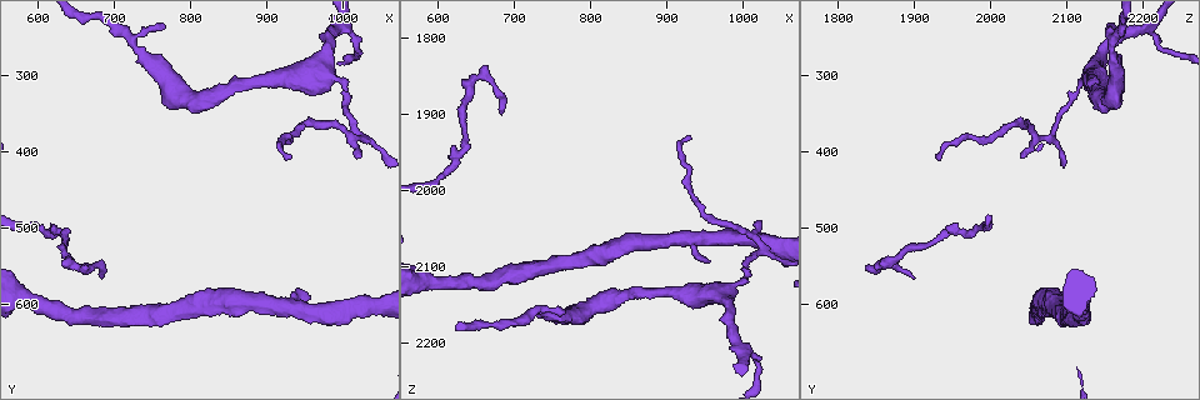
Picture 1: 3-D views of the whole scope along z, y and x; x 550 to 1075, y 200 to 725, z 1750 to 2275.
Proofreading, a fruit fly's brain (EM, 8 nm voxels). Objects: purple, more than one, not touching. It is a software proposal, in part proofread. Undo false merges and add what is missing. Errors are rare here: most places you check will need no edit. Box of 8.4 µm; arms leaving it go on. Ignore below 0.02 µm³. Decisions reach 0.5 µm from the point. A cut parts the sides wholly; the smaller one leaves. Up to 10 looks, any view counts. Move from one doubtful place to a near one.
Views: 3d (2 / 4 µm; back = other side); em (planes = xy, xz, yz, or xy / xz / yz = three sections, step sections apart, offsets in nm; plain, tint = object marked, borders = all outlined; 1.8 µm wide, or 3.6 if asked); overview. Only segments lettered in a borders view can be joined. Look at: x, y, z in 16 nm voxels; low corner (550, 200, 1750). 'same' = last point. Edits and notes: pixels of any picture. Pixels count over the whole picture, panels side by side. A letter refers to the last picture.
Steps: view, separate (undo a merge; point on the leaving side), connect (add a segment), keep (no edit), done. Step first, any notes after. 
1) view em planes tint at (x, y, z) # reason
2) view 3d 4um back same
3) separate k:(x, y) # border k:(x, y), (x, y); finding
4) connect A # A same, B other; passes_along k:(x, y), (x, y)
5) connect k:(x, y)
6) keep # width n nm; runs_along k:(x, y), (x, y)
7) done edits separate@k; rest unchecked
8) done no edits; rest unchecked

view em planes borders at (1025, 380, 2075) # sharp bend

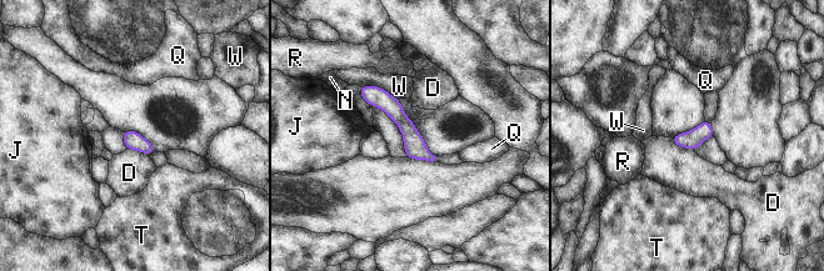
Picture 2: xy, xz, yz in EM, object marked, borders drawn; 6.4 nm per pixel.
keep # D other, J other, N other, Q other, R other, T other, W other; runs_along 2:(363, 89), (380, 98), (432, 157); one cell here

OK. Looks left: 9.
view em xy step 8 tint at (995, 240, 2210) # three-way junction

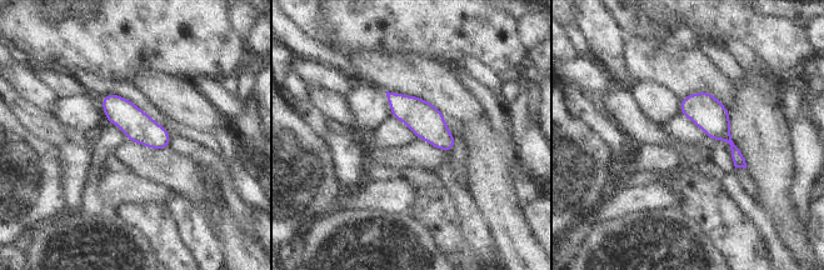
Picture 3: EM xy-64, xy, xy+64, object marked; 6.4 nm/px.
view em planes borders same

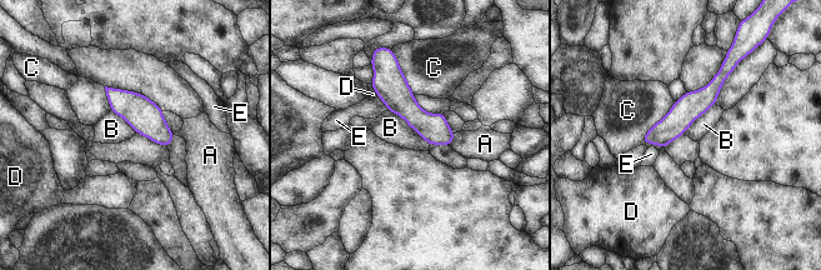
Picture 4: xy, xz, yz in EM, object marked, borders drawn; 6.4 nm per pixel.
keep # A other, B other, C other, D other, E other; border 4:(715, 104), (700, 115), (684, 134); all the same cell

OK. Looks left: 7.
view 3d 4um at (960, 590, 2095) # an open end

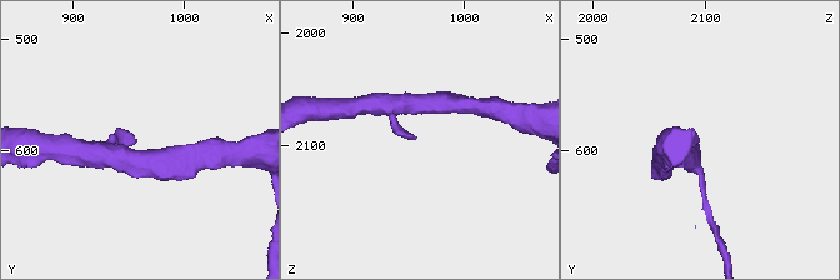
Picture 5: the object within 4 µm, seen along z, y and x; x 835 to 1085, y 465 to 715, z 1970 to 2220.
view em planes borders at (956, 590, 2094) # shape alone is not enough

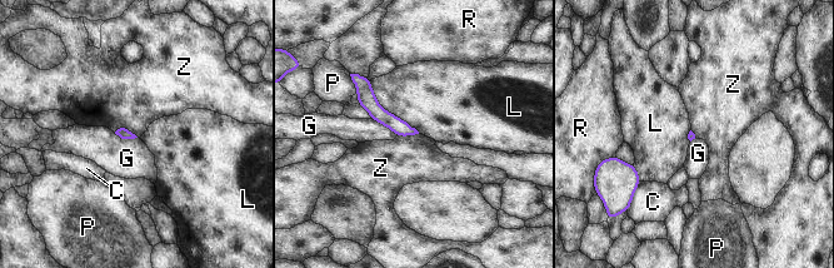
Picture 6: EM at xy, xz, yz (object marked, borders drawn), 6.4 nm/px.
keep # C other, G other, L other, P other, R other, Z other; border 6:(114, 132), (126, 128), (138, 137); none of them fits

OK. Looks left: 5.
view em planes borders at (680, 560, 1900) # thin end

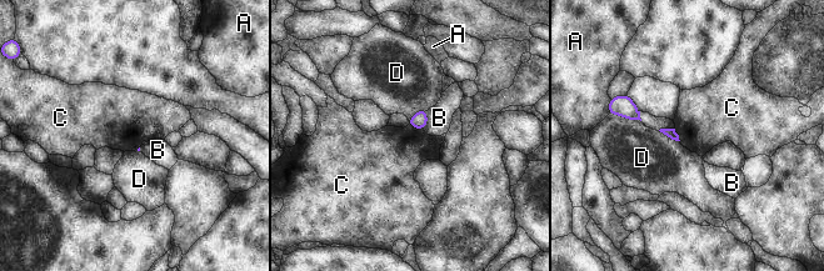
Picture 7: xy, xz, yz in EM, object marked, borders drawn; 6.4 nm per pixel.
keep # longest_contact D 220 nm; A other, B other, C other, D other; no lettered segment goes on from it

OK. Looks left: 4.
done no edits; rest unchecked

